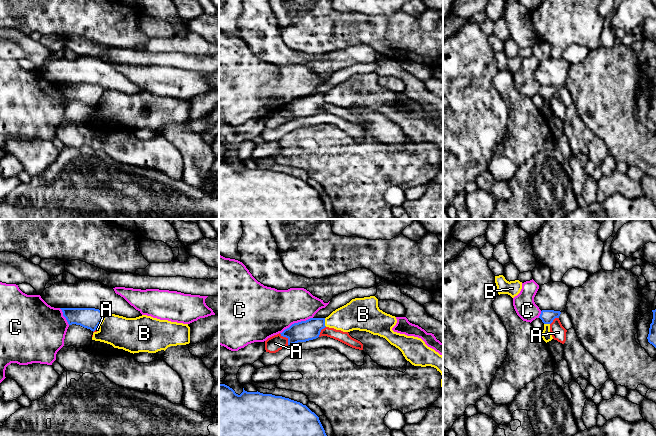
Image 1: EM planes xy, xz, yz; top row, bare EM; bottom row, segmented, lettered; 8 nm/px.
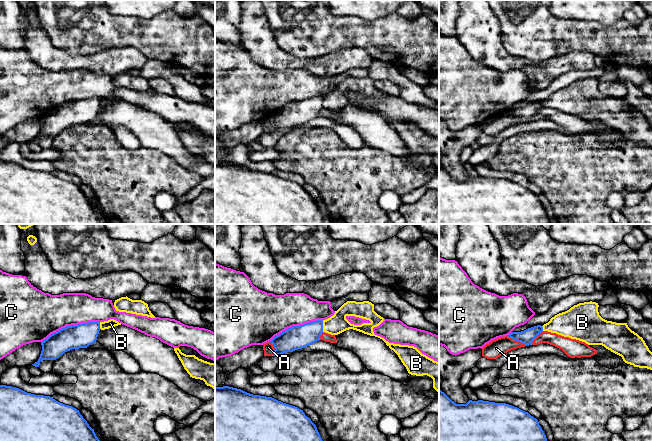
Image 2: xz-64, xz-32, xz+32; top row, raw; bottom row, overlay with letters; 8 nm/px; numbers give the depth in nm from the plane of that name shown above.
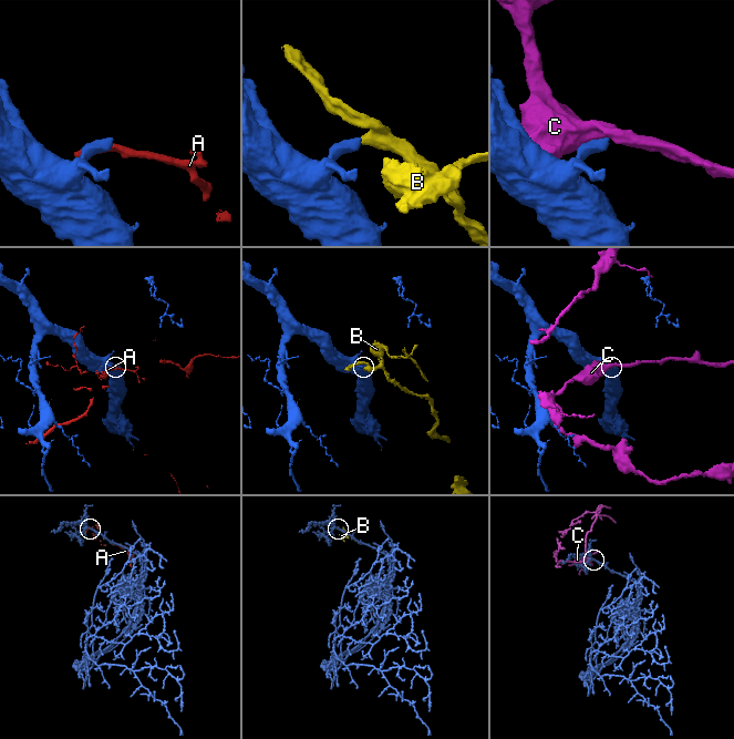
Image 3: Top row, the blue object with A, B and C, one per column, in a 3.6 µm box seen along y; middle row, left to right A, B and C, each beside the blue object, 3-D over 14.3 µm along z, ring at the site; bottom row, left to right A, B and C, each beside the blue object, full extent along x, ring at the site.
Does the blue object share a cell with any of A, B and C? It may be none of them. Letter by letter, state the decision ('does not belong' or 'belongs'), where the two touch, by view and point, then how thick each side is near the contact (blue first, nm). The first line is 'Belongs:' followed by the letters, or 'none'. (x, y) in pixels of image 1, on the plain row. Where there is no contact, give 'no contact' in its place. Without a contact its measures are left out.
Belongs: none
A: does not belong; contact xz (286, 113); calibres 170 and 130 nm
B: does not belong; contact xy (101, 96); calibres 170 and 260 nm
C: does not belong; contact xz (296, 99); calibres 170 and 380 nm

